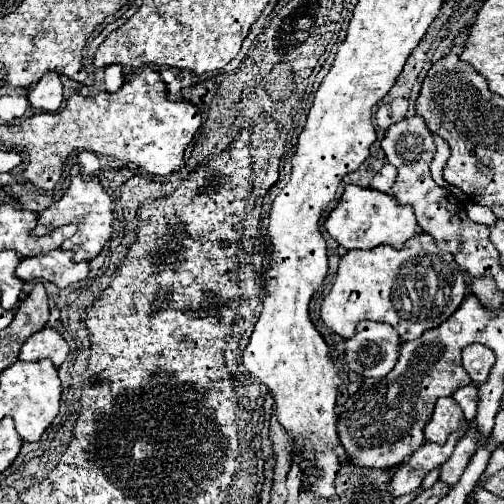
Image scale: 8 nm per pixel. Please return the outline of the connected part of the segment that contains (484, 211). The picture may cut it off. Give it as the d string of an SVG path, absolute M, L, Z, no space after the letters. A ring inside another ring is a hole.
M467 202L465 204L465 208L467 208L467 214L469 214L469 218L473 220L473 222L477 222L477 224L485 224L485 226L493 226L495 222L497 222L497 216L491 212L491 208L487 208L487 206L481 206L481 204L475 204L475 202Z

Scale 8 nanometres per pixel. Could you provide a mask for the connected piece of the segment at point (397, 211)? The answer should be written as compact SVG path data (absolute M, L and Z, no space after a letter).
M345 186L345 192L333 212L325 218L325 230L347 250L371 250L379 244L389 244L397 250L403 248L407 240L417 236L419 226L411 206L401 206L389 194L383 194L373 188L359 188L359 186Z

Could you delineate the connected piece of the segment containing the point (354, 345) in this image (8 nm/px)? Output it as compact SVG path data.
M359 322L357 334L345 342L345 360L361 376L383 378L399 358L401 338L385 322Z

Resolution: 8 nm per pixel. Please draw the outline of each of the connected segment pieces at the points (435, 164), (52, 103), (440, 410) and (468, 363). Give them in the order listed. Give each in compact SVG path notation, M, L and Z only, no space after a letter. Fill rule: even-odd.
M433 134L433 139L436 144L436 153L430 165L430 172L436 184L445 187L447 182L442 177L442 170L450 156L450 150L447 142L440 136Z
M51 72L49 76L43 76L39 84L31 86L27 98L33 108L39 108L43 112L57 112L63 102L63 86L59 74Z
M439 398L435 402L435 412L425 426L427 442L443 444L447 440L447 436L451 432L455 432L455 428L463 426L463 420L465 420L463 410L459 408L459 404L453 398Z
M471 344L463 350L463 368L475 384L483 384L495 364L495 352L483 344Z

